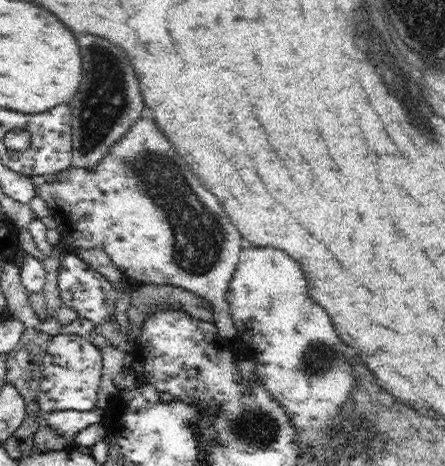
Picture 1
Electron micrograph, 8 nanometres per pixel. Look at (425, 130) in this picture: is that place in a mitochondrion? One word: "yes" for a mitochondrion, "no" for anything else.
yes

